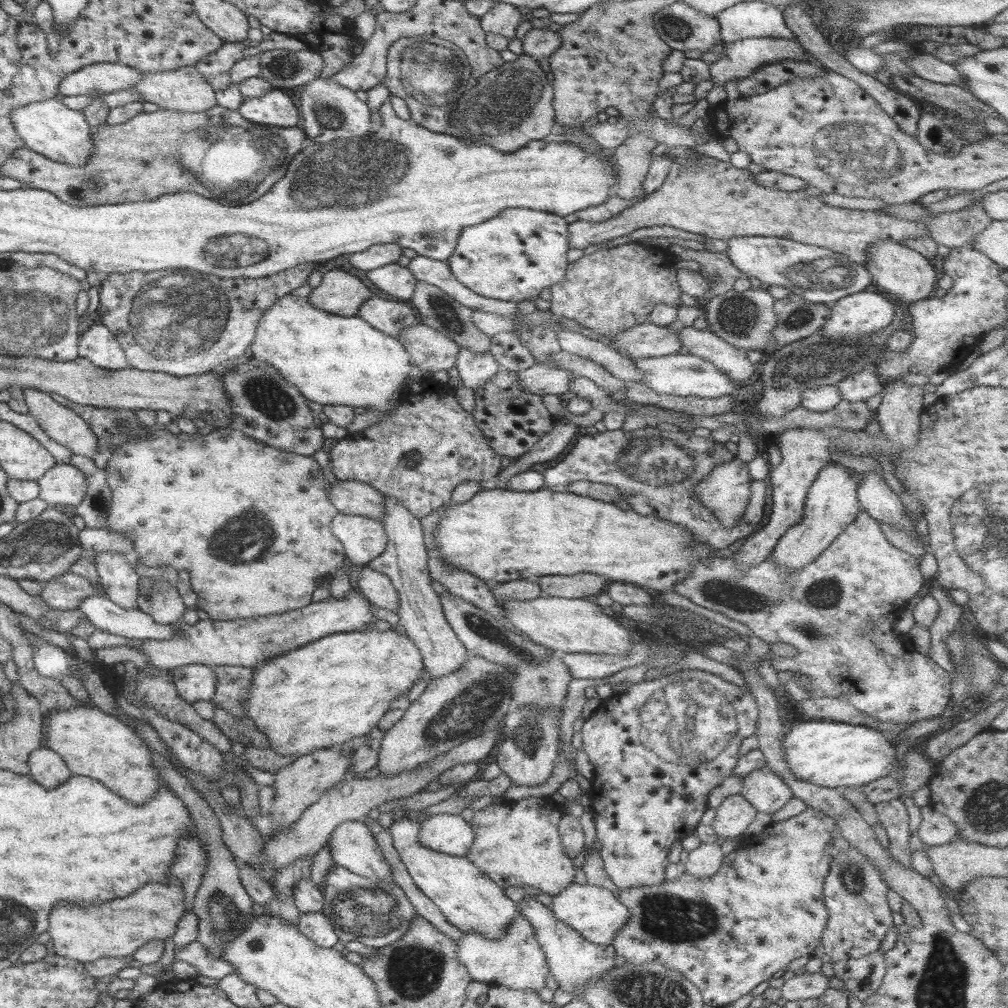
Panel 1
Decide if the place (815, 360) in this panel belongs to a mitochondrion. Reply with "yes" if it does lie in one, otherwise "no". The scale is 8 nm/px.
yes

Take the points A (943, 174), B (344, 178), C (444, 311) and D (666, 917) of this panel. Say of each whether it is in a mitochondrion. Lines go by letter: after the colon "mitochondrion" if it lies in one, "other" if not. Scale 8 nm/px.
A: other
B: mitochondrion
C: mitochondrion
D: mitochondrion

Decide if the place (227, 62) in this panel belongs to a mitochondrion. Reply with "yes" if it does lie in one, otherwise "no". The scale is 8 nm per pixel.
no

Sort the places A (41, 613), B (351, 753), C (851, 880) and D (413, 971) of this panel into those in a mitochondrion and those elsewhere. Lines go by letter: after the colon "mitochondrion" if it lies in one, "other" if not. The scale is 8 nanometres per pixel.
A: other
B: other
C: mitochondrion
D: mitochondrion

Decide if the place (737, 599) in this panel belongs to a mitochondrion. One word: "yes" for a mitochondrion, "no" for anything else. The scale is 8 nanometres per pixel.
yes

